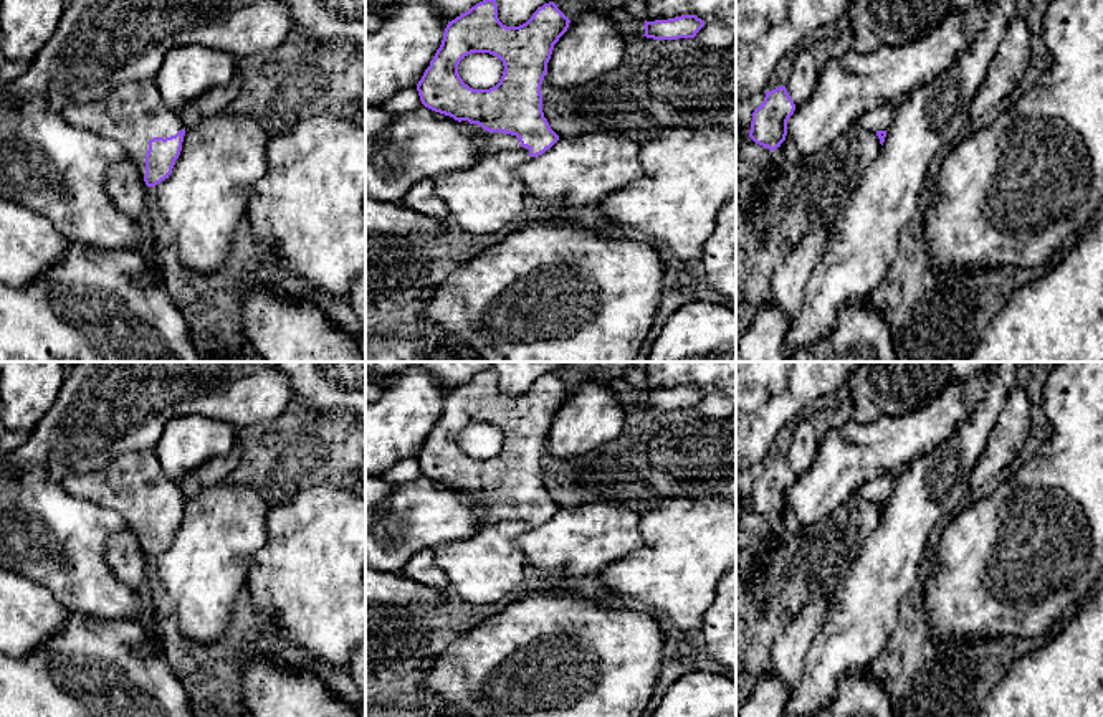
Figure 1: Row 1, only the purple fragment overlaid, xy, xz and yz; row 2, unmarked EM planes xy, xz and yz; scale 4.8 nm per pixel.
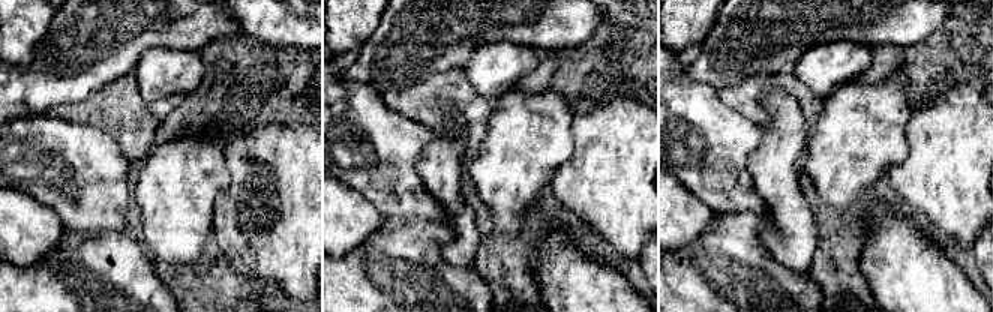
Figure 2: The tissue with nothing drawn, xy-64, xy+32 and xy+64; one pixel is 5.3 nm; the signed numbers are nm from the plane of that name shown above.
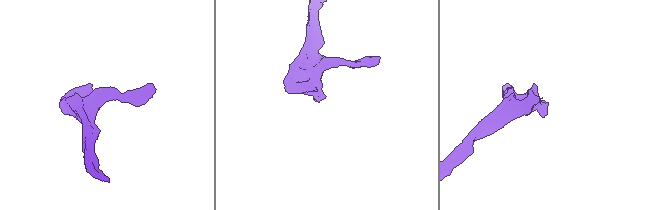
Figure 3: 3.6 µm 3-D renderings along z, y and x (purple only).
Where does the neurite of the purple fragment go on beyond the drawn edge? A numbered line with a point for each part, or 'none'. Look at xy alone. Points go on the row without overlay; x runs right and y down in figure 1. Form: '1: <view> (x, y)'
1: xy (134, 483)

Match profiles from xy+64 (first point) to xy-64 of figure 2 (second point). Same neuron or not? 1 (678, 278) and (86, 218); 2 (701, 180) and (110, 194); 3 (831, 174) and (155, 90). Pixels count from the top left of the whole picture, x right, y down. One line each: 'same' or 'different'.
1: different
2: same
3: different

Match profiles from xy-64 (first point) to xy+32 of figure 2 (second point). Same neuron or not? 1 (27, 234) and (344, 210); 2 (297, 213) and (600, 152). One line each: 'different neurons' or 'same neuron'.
1: same neuron
2: same neuron

